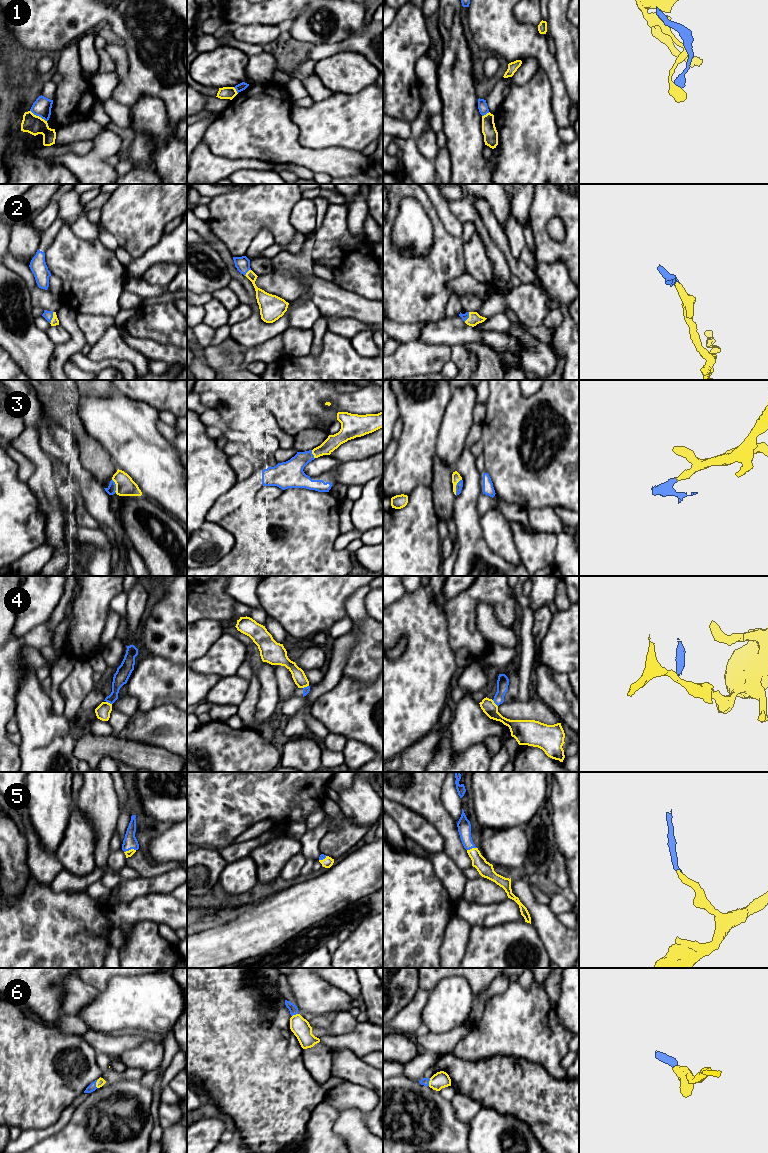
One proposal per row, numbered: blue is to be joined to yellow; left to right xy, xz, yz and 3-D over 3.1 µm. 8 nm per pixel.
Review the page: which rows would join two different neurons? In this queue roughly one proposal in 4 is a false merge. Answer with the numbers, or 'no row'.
1, 4

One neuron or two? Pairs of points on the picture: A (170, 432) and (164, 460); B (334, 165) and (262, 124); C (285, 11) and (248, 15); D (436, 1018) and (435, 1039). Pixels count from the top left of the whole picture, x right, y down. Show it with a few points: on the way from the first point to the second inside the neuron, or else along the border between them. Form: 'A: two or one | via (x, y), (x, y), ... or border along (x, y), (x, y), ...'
A: two | border along (158, 419), (157, 429), (170, 442)
B: one | via (316, 160), (294, 153), (280, 142)
C: one | via (276, 11), (257, 13)
D: two | border along (458, 1026), (446, 1031), (429, 1032)

